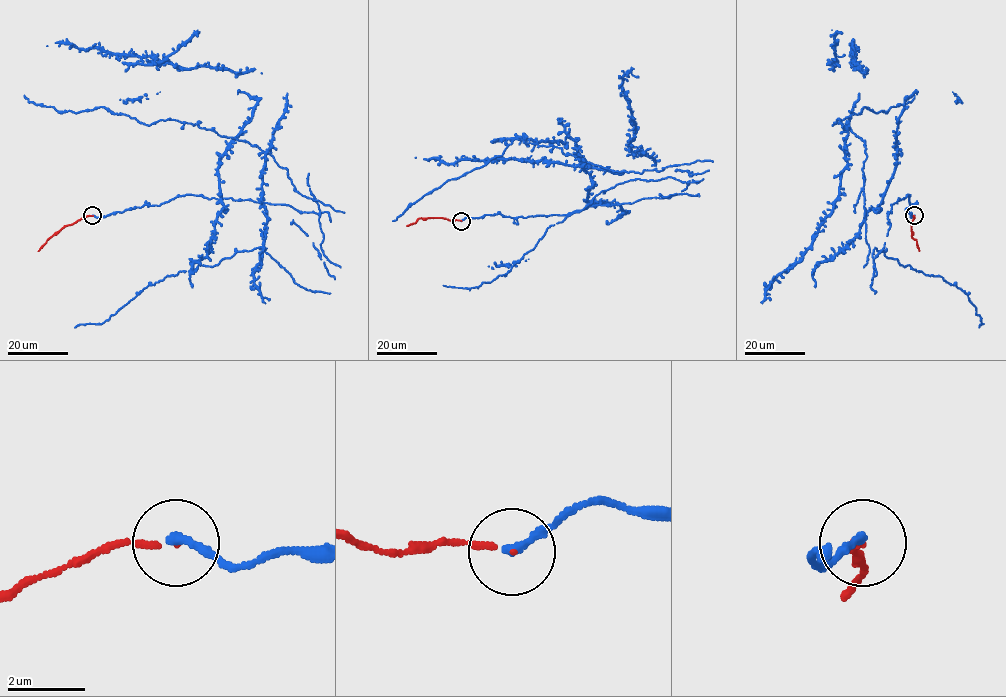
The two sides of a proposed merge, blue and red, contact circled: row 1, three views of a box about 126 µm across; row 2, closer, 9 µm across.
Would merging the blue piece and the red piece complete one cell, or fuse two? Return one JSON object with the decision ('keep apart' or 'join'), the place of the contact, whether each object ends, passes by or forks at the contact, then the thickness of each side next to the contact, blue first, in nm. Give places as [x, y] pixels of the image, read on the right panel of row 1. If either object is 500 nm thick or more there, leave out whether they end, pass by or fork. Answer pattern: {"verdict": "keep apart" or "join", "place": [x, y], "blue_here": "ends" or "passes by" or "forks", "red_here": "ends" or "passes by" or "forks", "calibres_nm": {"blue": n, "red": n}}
{"verdict": "join", "place": [914, 215], "blue_here": "ends", "red_here": "ends", "calibres_nm": {"blue": 240, "red": 120}}

